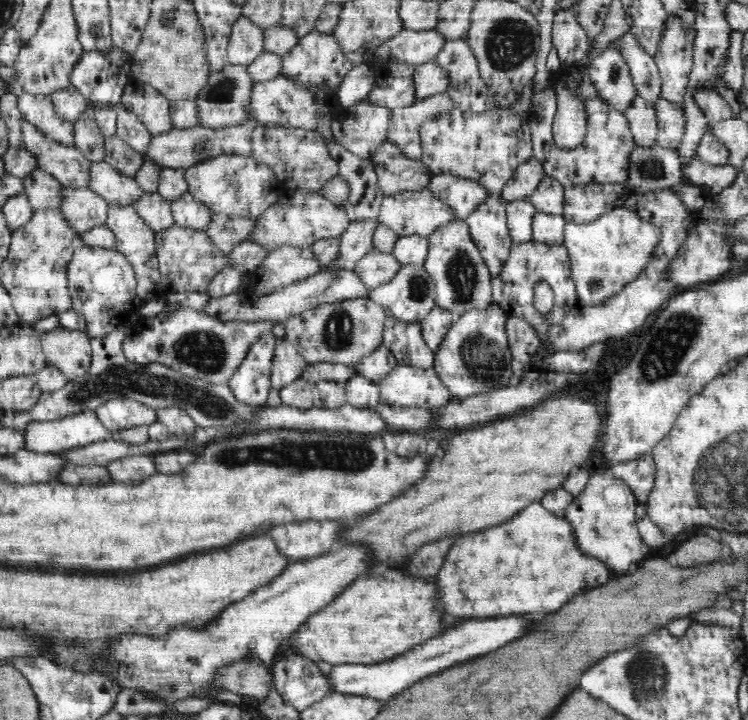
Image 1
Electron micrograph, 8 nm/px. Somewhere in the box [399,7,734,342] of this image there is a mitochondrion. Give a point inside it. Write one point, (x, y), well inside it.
(510, 41)

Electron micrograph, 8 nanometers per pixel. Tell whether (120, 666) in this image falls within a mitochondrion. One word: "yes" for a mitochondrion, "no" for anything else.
yes

